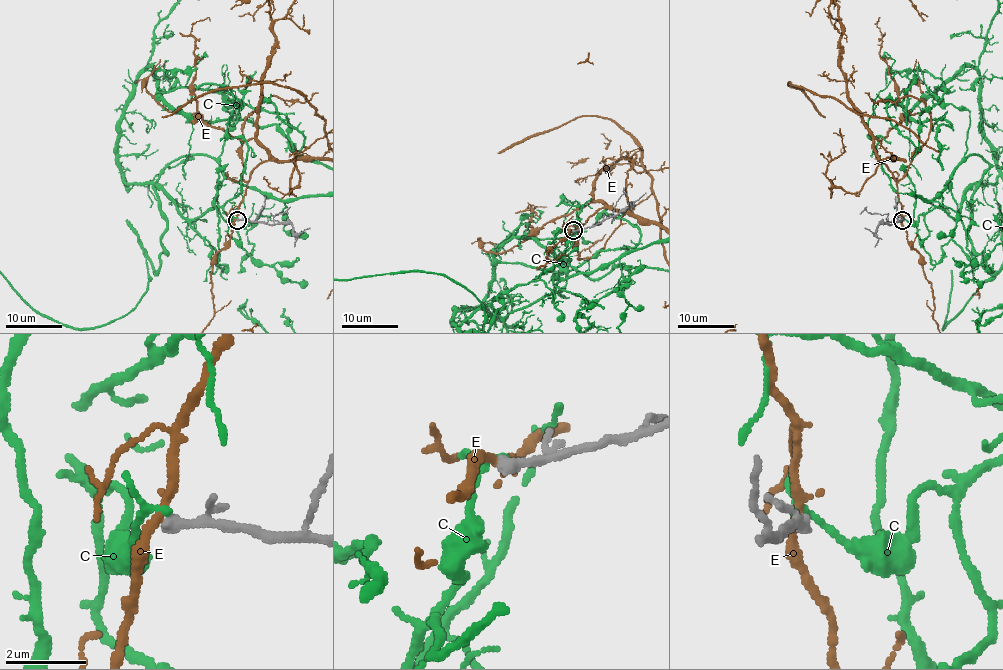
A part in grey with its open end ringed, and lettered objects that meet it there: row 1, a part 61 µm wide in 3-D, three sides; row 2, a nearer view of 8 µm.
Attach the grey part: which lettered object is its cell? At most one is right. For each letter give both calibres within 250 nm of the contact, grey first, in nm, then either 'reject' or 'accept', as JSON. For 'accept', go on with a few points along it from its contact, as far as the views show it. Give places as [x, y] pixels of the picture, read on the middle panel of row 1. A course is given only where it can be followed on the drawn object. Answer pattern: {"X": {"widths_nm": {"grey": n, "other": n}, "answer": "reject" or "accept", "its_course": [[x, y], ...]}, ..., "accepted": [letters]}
{"C": {"widths_nm": {"grey": 320, "other": 150}, "answer": "reject"}, "E": {"widths_nm": {"grey": 320, "other": 240}, "answer": "reject"}, "accepted": []}

